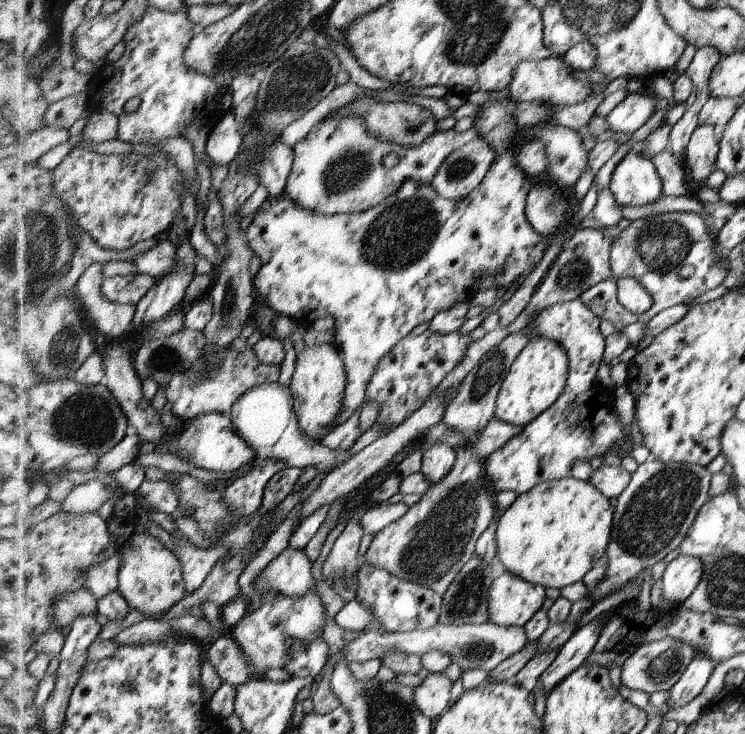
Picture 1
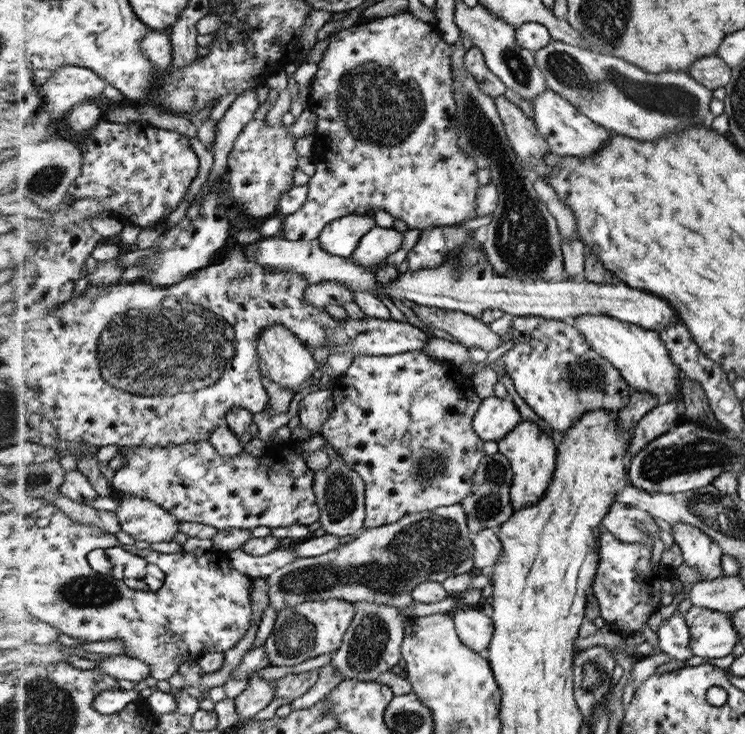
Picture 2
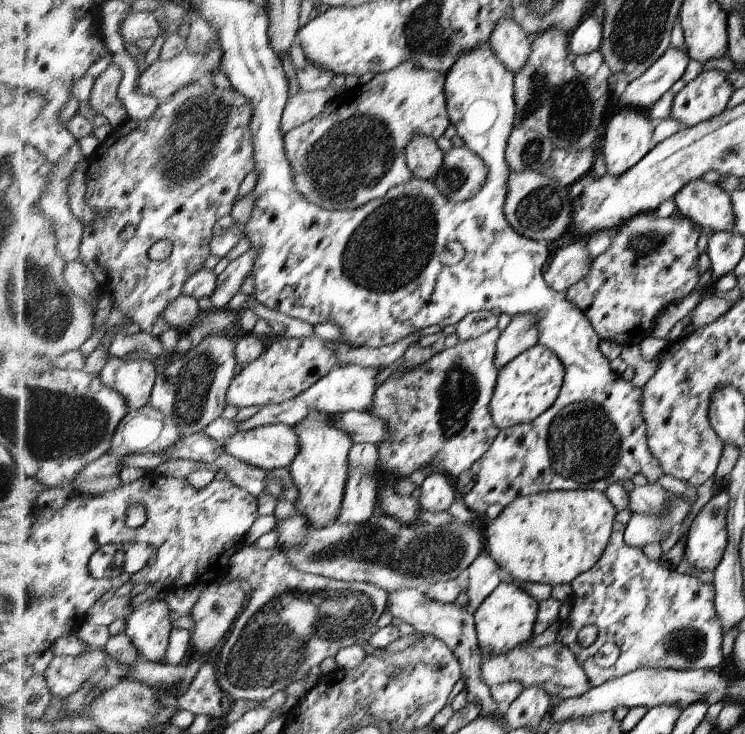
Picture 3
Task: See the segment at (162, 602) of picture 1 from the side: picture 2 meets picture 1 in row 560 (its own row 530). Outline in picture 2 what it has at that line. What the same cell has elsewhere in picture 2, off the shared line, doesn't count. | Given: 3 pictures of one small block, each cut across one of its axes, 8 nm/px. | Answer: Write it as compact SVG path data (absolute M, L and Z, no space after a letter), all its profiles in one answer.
M125 494L115 512L123 530L137 541L172 542L182 528L172 511L143 496Z

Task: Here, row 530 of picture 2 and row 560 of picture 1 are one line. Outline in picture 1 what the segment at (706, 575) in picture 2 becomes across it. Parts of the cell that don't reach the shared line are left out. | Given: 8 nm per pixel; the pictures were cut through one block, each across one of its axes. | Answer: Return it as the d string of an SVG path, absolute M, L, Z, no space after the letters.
M679 555L667 564L662 575L665 597L670 602L678 601L679 605L687 602L692 592L699 586L704 571L704 564L698 557Z

